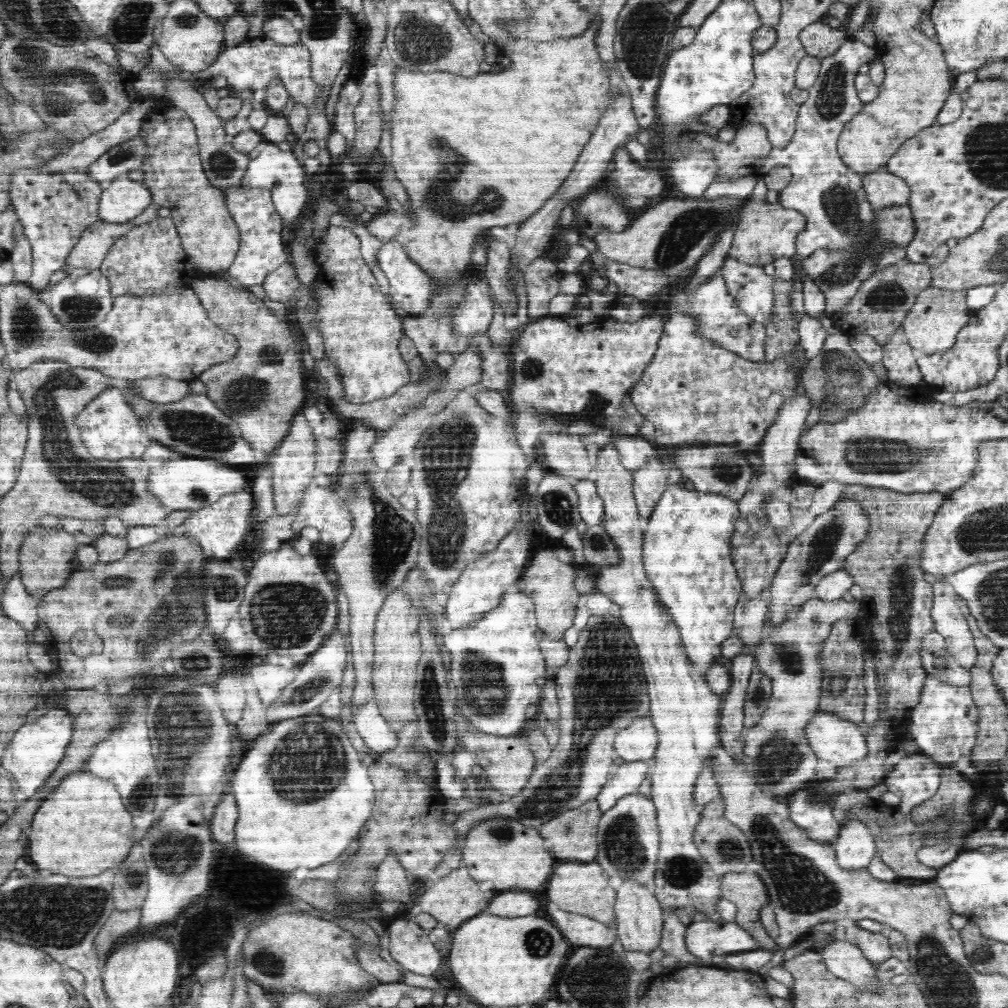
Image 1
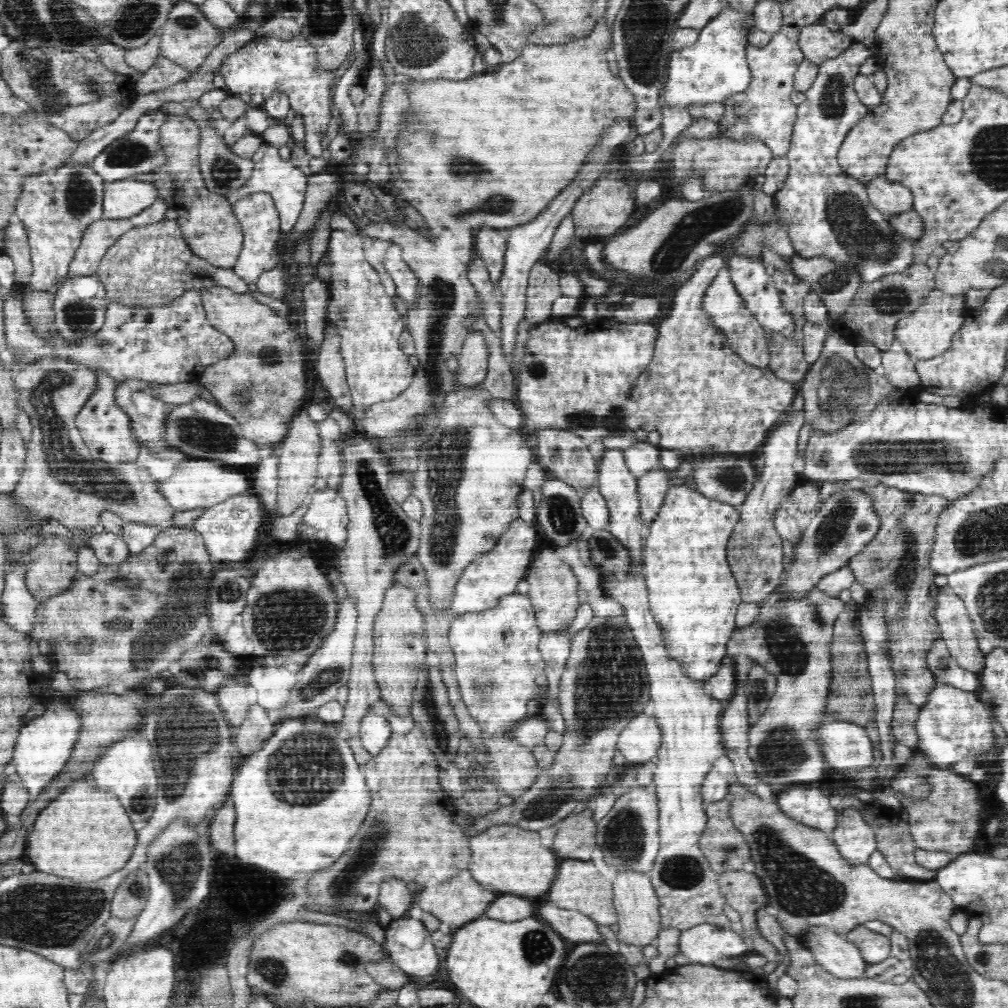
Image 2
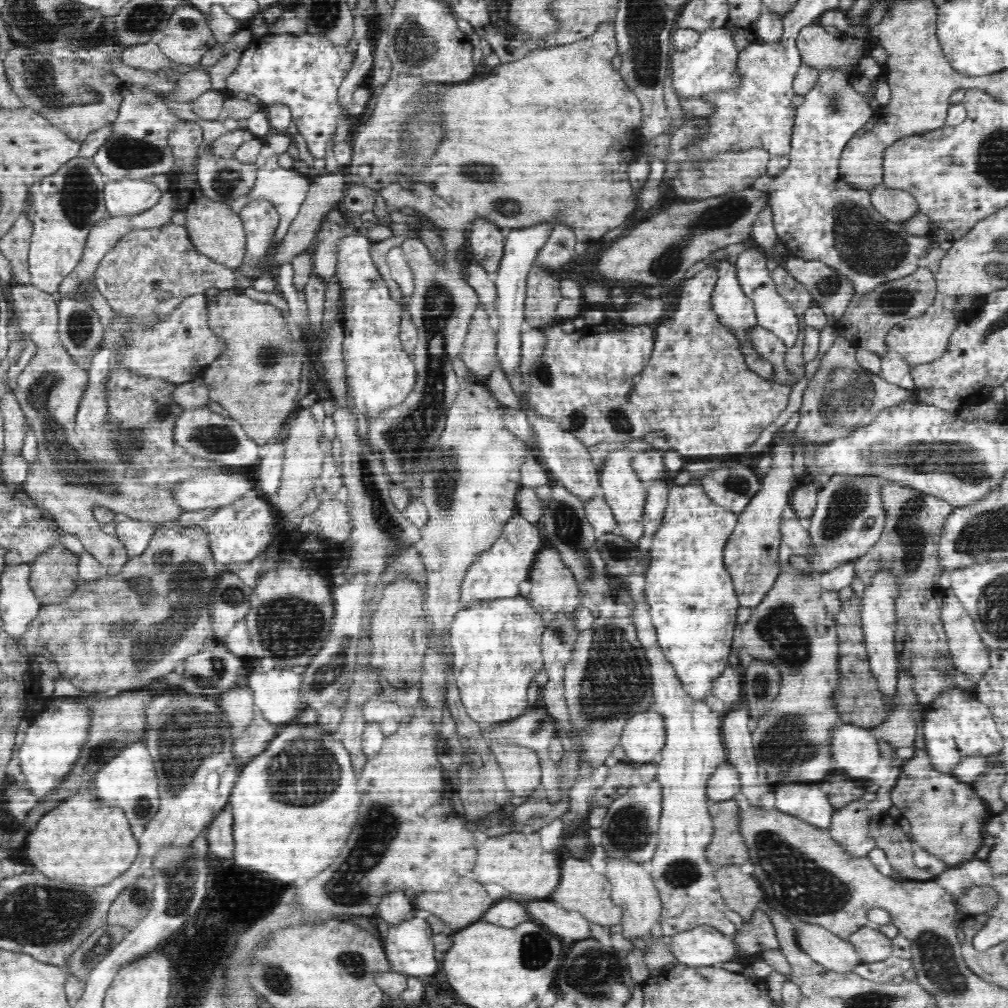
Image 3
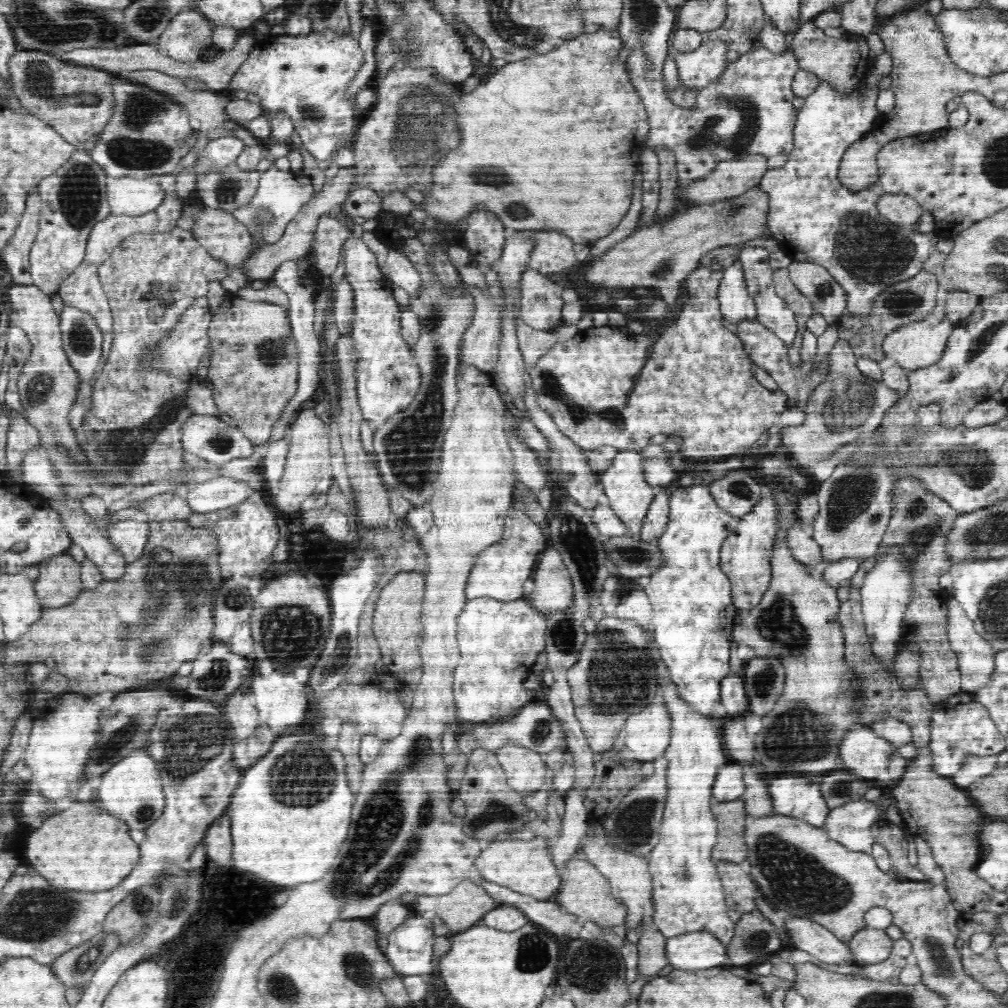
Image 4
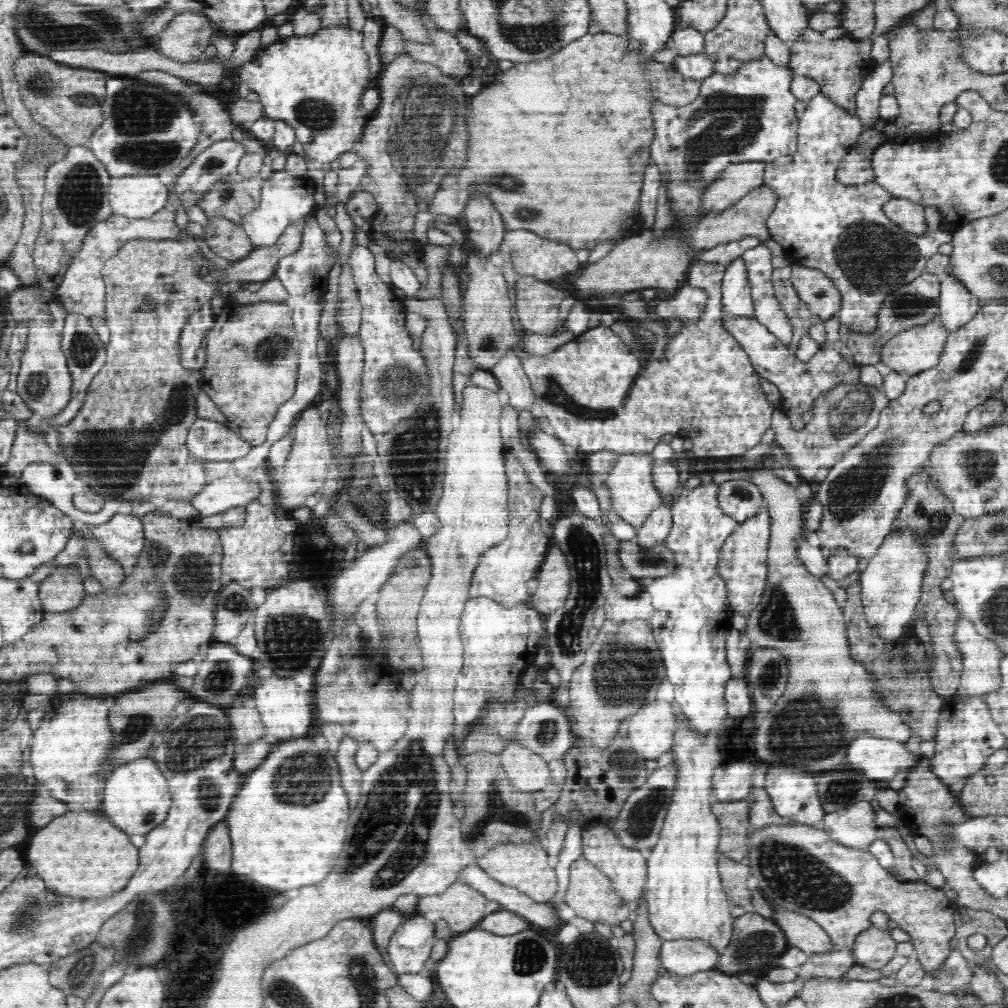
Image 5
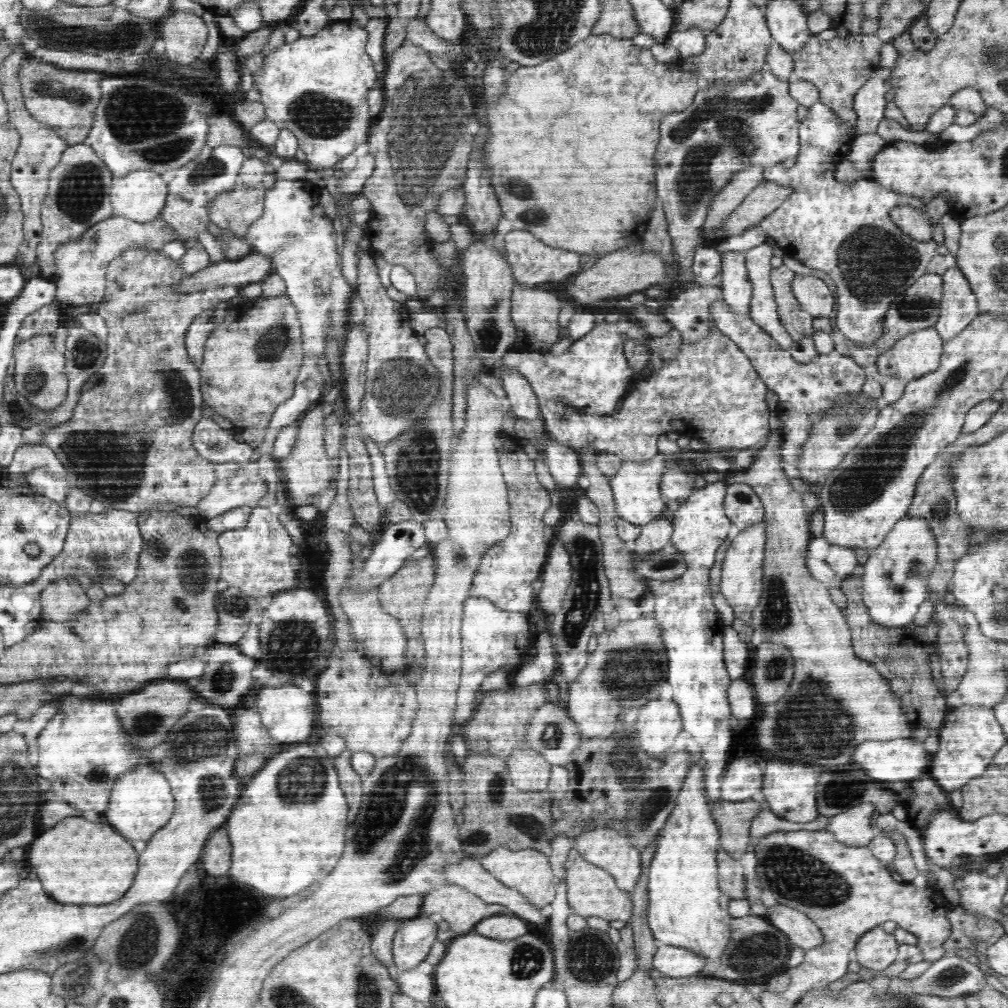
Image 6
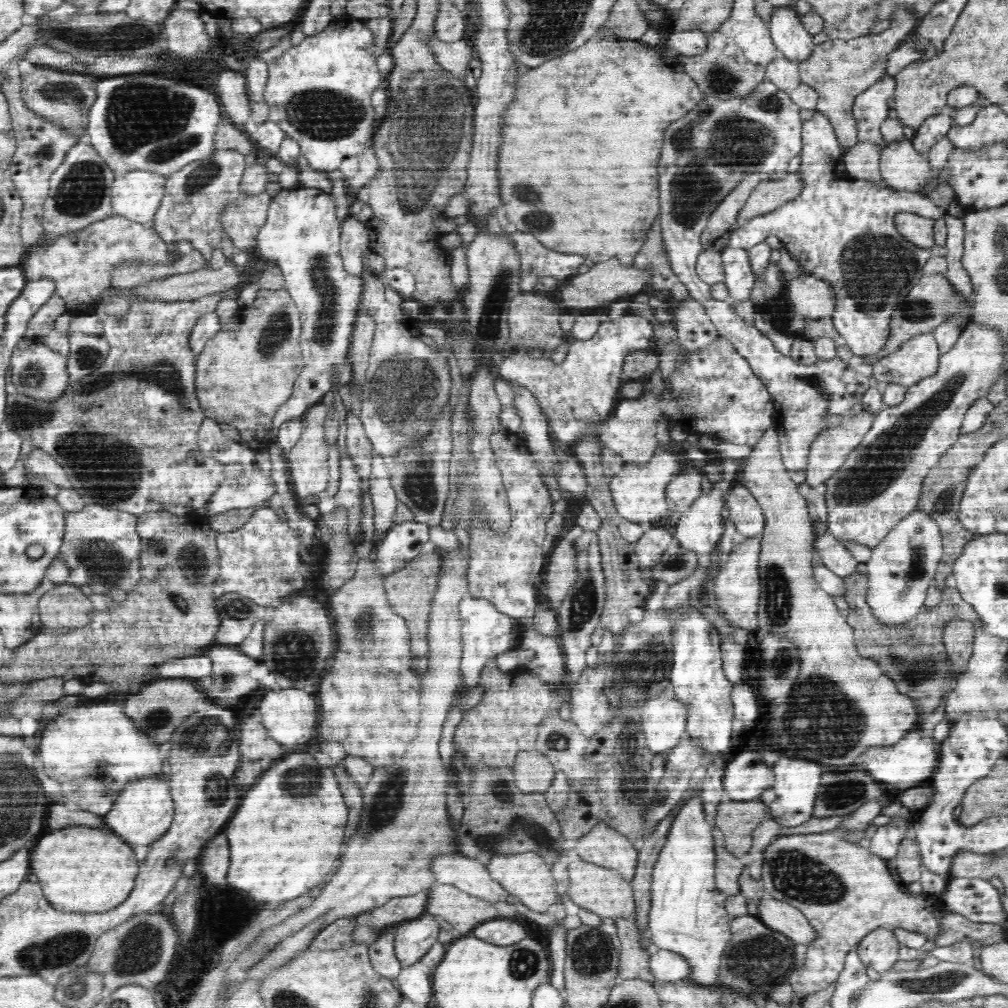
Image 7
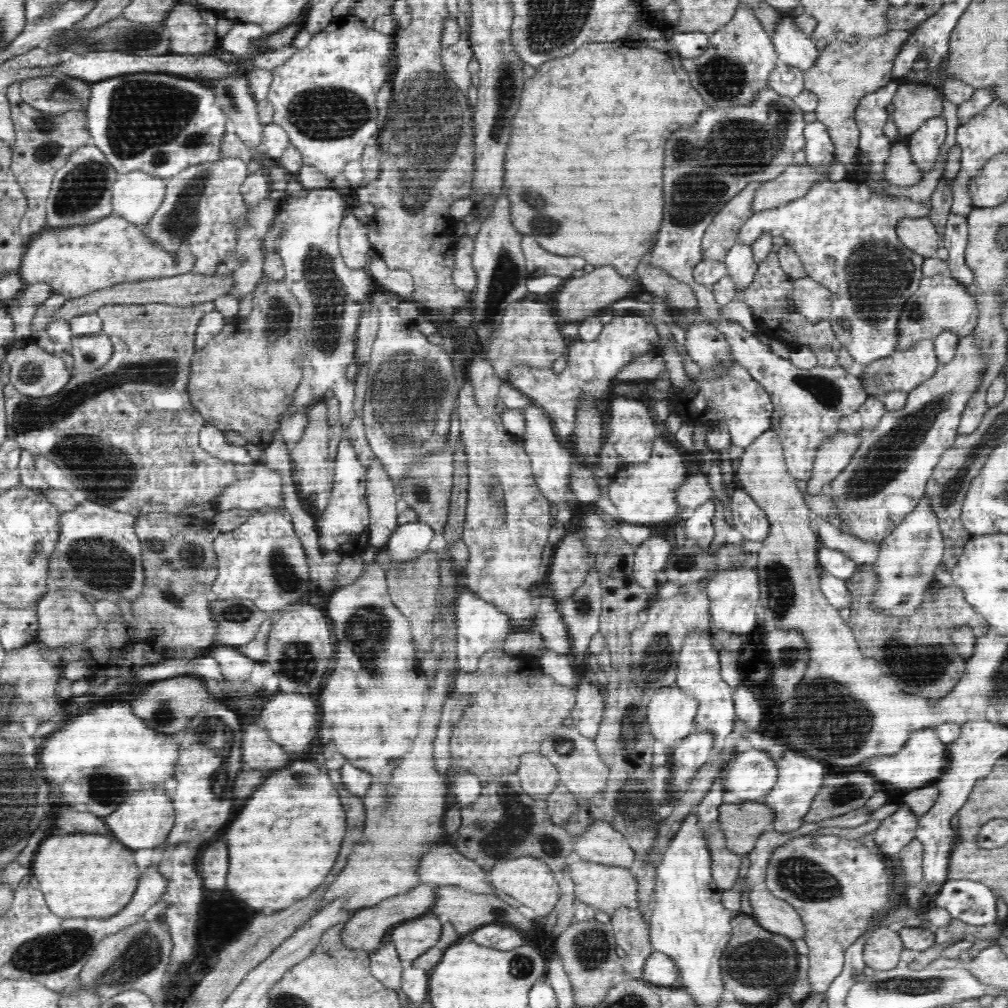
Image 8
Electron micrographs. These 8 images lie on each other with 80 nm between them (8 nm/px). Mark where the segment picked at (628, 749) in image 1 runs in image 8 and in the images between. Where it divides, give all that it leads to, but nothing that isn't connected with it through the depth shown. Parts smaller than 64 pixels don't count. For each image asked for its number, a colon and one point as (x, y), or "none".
2: (640, 742)
3: (644, 736)
4: (649, 732)
5: (652, 729)
6: (659, 722)
7: (664, 720)
8: (671, 714)

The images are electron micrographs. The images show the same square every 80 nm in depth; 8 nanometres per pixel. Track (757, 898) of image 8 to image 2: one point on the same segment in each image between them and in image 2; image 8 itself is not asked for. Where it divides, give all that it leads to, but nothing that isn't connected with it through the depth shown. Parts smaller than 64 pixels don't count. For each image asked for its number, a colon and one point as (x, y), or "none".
2: (837, 955)
3: (837, 954)
4: (810, 936)
5: (800, 931)
6: (801, 931)
7: (780, 916)

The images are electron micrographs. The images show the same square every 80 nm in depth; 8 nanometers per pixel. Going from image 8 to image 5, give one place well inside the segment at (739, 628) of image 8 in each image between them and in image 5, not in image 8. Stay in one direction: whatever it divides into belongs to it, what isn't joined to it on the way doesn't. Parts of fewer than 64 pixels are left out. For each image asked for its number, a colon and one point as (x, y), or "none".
5: (743, 559)
6: (741, 582)
7: (737, 587)

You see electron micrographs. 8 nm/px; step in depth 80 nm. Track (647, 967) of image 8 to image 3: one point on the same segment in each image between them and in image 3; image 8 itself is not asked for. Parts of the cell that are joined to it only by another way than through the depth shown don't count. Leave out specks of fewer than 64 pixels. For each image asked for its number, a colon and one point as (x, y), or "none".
3: (704, 946)
4: (697, 950)
5: (685, 956)
6: (672, 961)
7: (665, 965)

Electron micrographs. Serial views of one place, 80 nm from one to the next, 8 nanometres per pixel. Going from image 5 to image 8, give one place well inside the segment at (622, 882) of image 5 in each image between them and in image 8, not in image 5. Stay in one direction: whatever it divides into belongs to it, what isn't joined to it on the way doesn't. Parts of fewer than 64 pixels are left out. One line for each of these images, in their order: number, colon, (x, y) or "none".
6: (607, 848)
7: (604, 846)
8: (601, 843)

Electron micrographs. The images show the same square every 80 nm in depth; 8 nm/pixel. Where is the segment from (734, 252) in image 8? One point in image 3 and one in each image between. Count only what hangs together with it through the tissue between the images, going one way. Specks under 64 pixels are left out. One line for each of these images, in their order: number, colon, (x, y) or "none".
3: (735, 311)
4: (735, 304)
5: (735, 289)
6: (737, 289)
7: (739, 278)

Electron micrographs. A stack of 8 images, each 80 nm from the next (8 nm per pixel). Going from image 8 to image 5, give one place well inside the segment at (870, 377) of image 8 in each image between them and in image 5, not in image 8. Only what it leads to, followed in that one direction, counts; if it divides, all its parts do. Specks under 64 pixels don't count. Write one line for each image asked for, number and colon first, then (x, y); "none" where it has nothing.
5: (918, 349)
6: (918, 353)
7: (919, 357)

